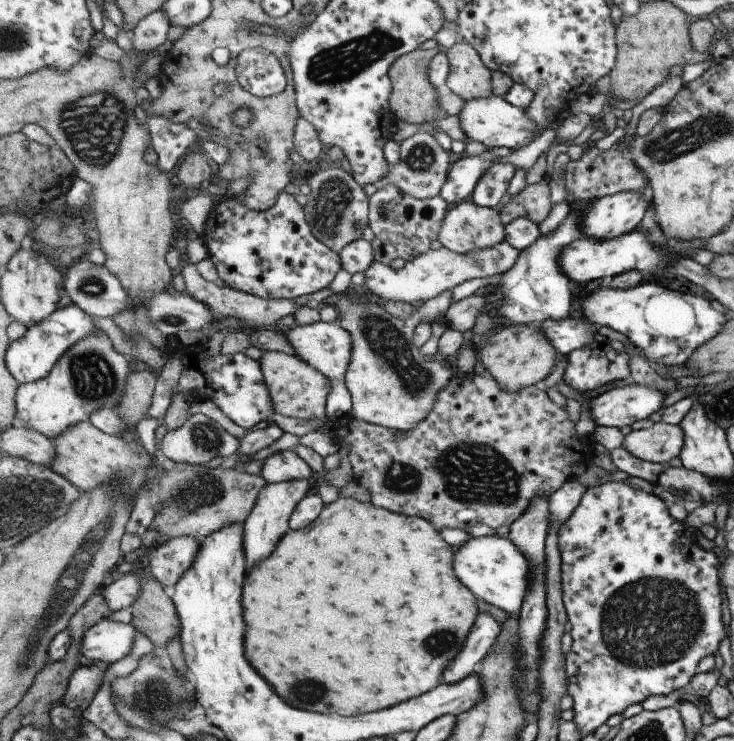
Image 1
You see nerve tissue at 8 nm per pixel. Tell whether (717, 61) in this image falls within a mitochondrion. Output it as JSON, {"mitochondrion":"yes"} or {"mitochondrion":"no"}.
{"mitochondrion":"no"}

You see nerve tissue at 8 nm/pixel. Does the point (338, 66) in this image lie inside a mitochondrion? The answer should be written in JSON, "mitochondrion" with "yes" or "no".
{"mitochondrion":"yes"}

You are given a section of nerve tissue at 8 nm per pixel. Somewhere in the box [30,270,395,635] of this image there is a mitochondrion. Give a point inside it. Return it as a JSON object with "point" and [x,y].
{"point":[92,380]}

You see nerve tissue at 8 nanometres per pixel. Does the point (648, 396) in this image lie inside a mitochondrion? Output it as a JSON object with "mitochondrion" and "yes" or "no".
{"mitochondrion":"no"}

